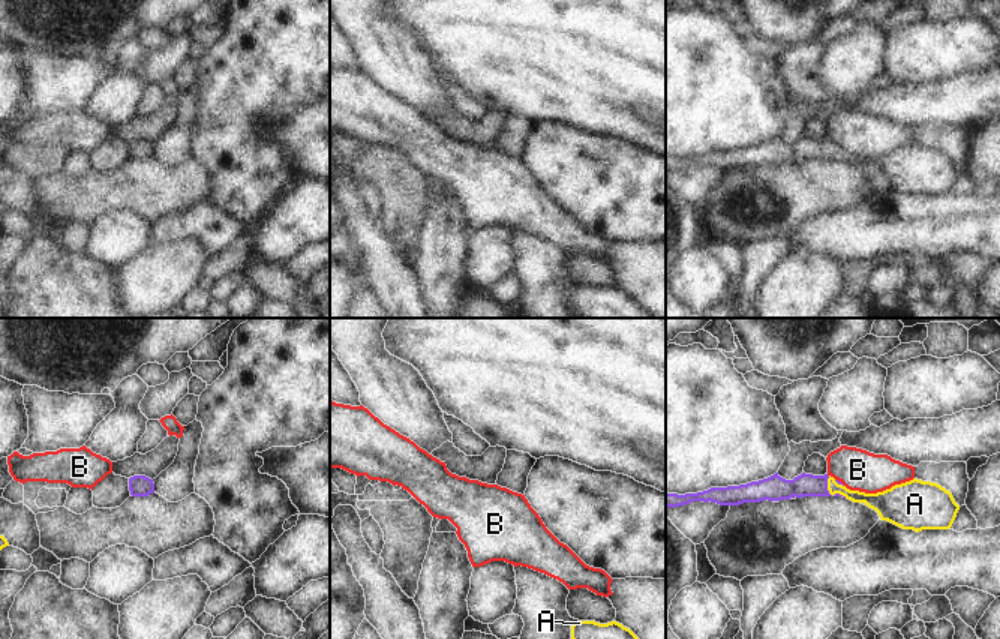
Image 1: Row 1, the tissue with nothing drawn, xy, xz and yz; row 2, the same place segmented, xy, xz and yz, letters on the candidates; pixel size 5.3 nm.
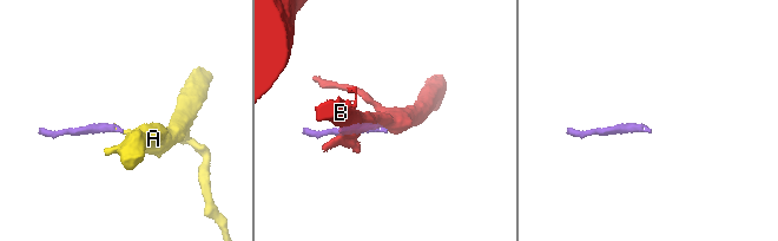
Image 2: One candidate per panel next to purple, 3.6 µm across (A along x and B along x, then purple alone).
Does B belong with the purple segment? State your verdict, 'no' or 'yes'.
no

